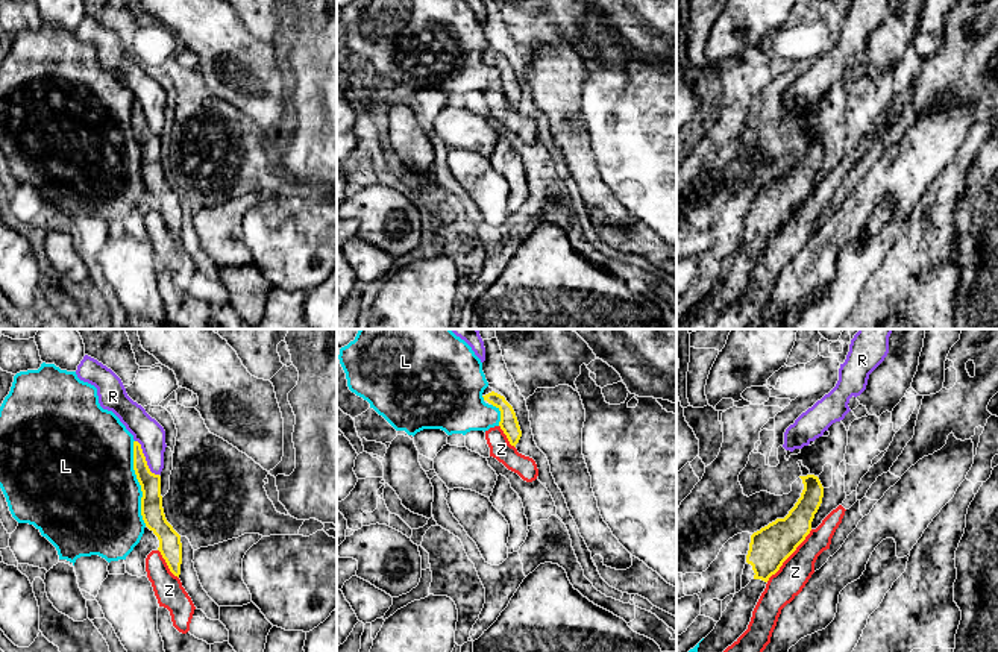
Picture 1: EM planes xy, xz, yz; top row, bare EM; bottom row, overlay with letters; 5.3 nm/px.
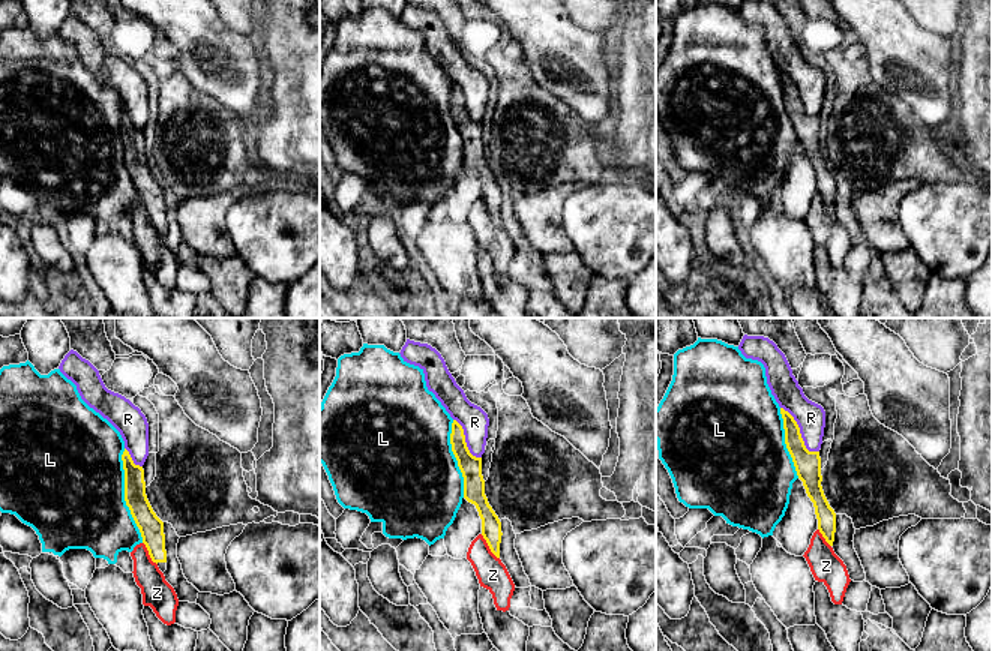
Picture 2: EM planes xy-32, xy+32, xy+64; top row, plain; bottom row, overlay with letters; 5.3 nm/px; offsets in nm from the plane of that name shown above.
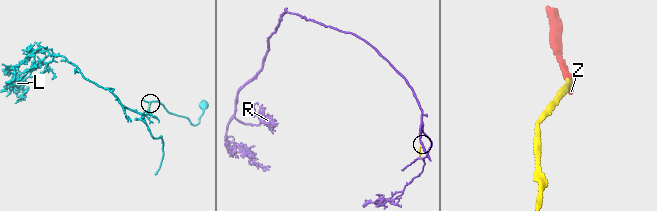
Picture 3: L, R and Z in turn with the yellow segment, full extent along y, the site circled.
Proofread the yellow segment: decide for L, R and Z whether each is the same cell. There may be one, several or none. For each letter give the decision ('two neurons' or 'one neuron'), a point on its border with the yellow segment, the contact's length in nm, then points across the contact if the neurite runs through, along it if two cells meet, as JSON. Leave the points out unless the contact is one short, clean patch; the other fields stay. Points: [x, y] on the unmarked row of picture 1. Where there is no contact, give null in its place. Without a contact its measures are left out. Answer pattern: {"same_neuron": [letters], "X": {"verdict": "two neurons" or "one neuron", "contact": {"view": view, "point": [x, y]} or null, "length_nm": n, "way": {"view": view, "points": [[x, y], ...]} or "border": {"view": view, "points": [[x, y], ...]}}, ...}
{"same_neuron": [], "L": {"verdict": "two neurons", "contact": {"view": "xy", "point": [138, 141]}, "length_nm": 460}, "R": {"verdict": "two neurons", "contact": {"view": "xy", "point": [144, 120]}, "length_nm": 220}, "Z": {"verdict": "two neurons", "contact": {"view": "yz", "point": [790, 214]}, "length_nm": 380, "border": {"view": "yz", "points": [[812, 190], [766, 241]]}}}

